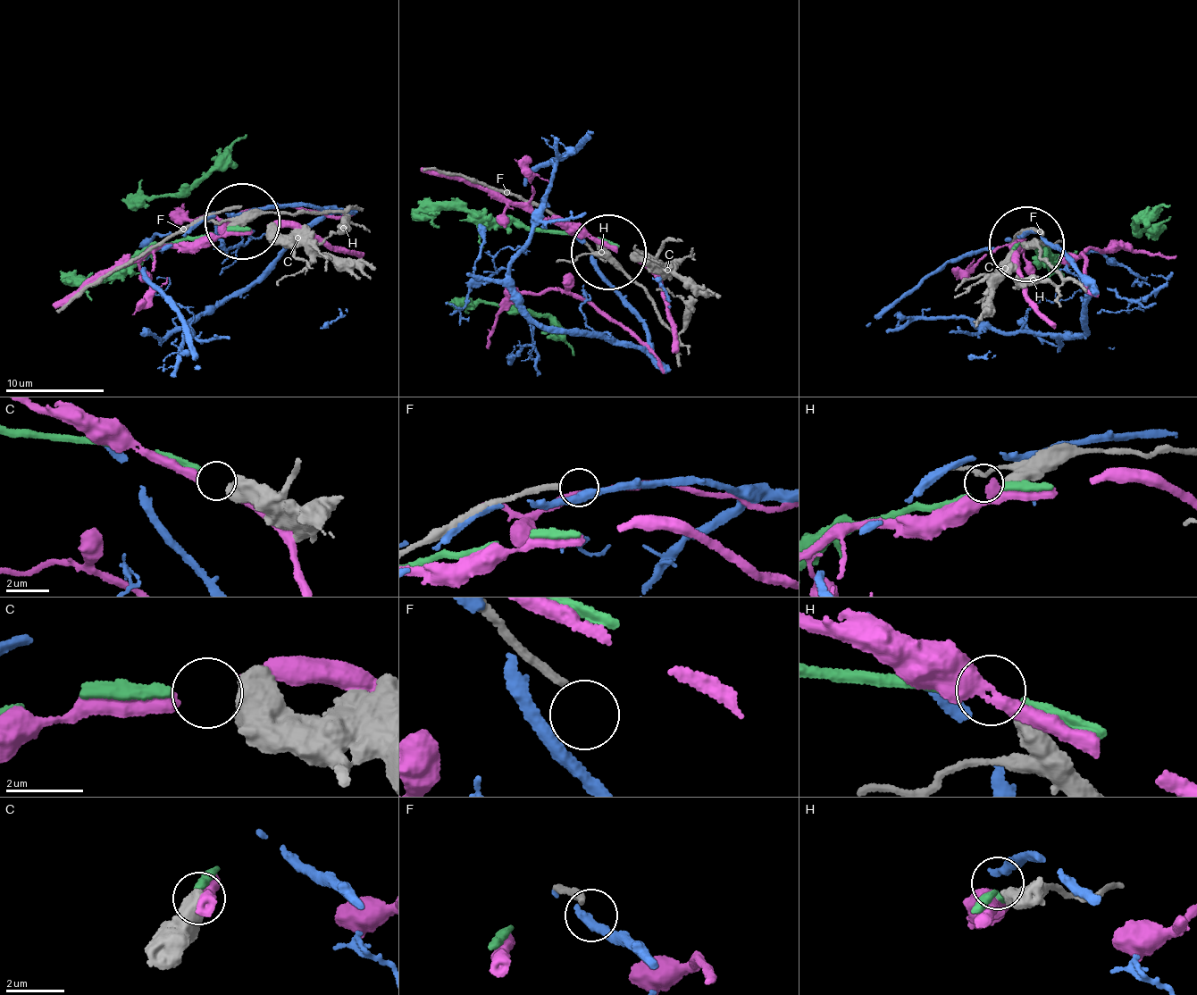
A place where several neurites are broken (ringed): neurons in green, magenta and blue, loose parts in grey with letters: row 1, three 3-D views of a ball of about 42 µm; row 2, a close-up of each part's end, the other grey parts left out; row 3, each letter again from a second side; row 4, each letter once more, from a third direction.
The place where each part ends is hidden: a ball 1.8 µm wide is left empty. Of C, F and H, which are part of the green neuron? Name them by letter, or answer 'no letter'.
C

